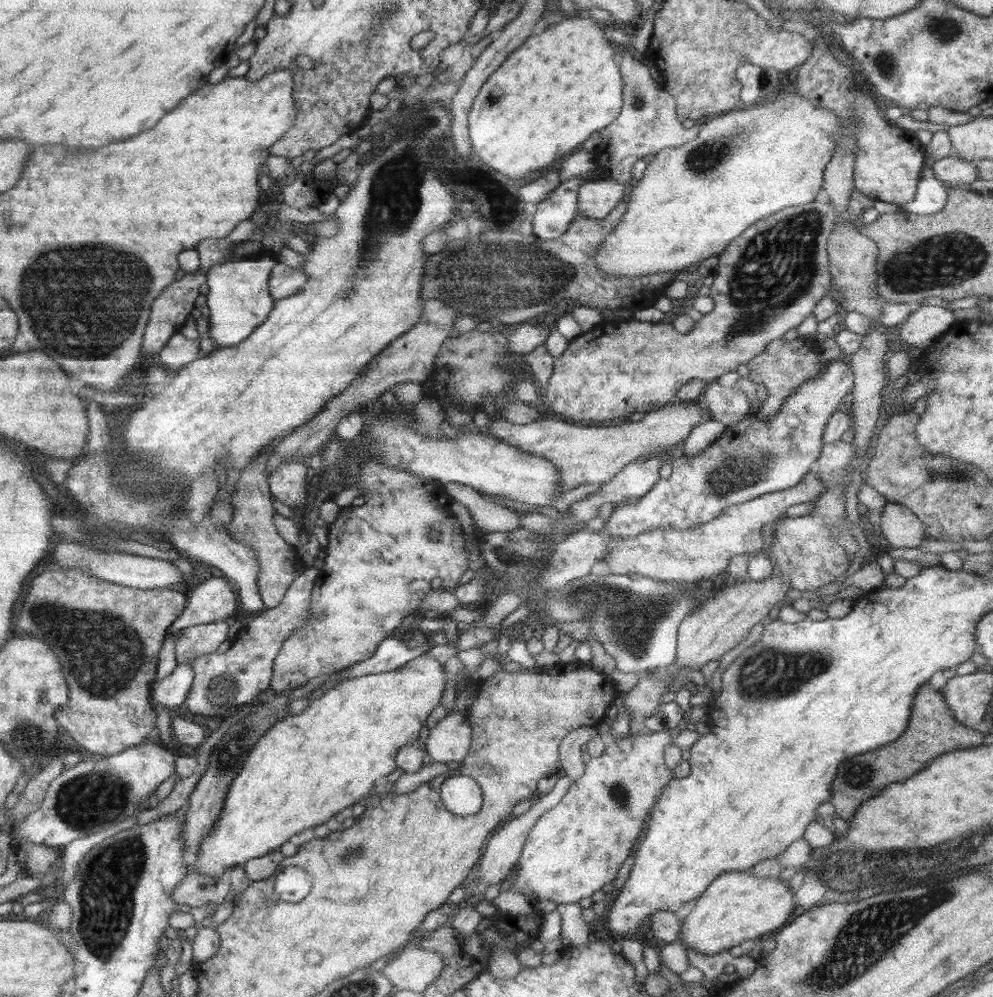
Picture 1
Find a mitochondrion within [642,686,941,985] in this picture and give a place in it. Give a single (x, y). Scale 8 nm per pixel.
(853, 772)

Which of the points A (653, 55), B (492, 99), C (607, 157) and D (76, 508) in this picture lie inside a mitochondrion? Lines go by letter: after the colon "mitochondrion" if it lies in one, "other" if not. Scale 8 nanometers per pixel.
A: other
B: other
C: other
D: other

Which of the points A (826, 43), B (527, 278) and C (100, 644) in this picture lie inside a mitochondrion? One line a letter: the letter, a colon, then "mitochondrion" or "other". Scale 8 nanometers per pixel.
A: other
B: mitochondrion
C: mitochondrion

